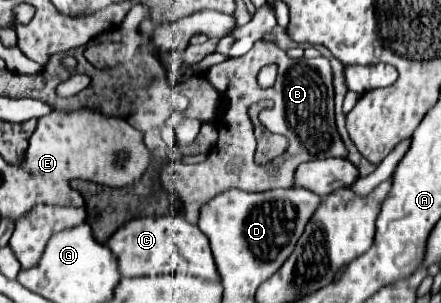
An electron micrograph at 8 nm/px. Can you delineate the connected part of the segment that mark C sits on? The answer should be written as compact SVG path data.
M148 216L148 218L130 220L112 234L112 238L108 240L108 248L116 256L116 262L124 276L158 276L158 274L176 274L178 272L178 274L196 276L196 278L202 278L208 282L220 280L208 238L202 234L202 230L198 226L186 222L186 218L182 218L182 216L160 216L160 218Z

